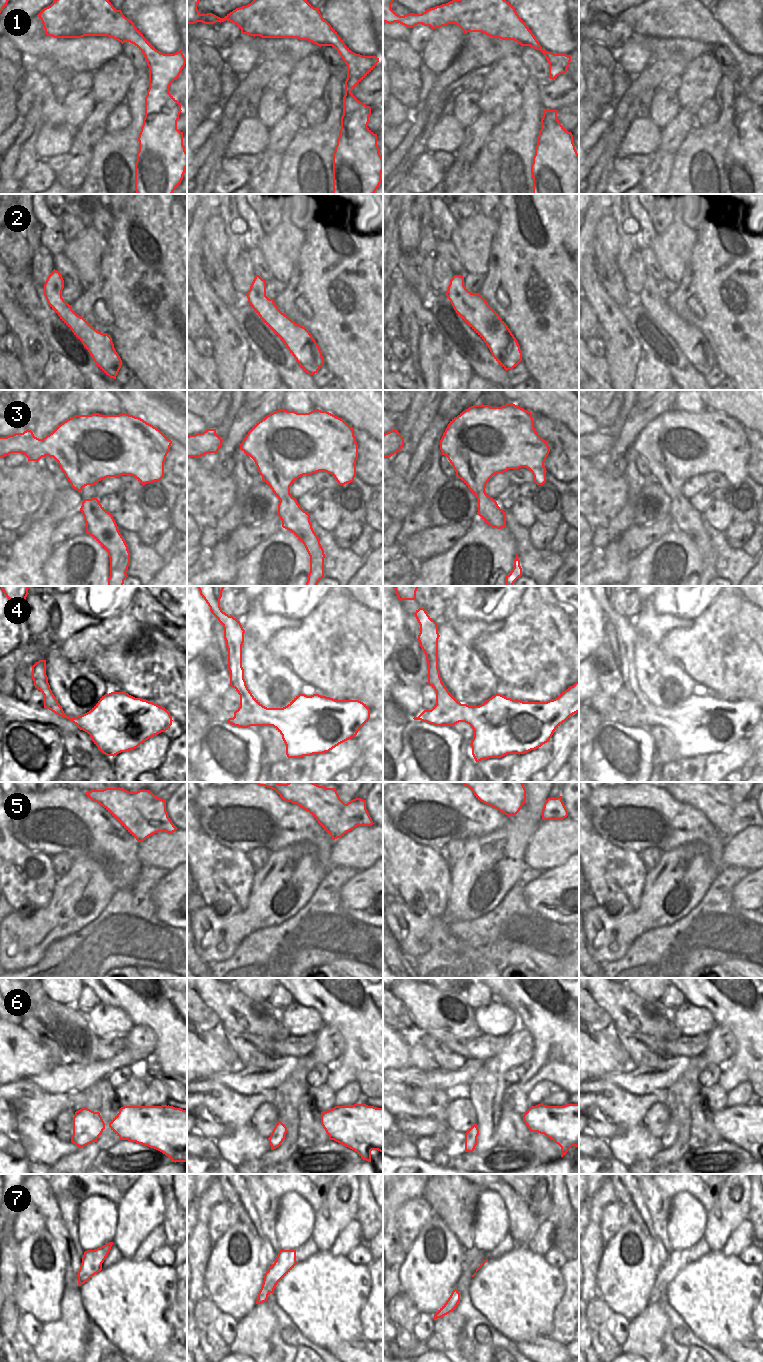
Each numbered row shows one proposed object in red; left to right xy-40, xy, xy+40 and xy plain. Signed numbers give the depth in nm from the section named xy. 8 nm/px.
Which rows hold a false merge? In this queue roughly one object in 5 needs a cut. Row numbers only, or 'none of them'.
none of them

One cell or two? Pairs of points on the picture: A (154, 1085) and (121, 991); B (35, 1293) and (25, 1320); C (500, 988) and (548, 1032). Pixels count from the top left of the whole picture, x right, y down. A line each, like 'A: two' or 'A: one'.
A: two
B: two
C: two

